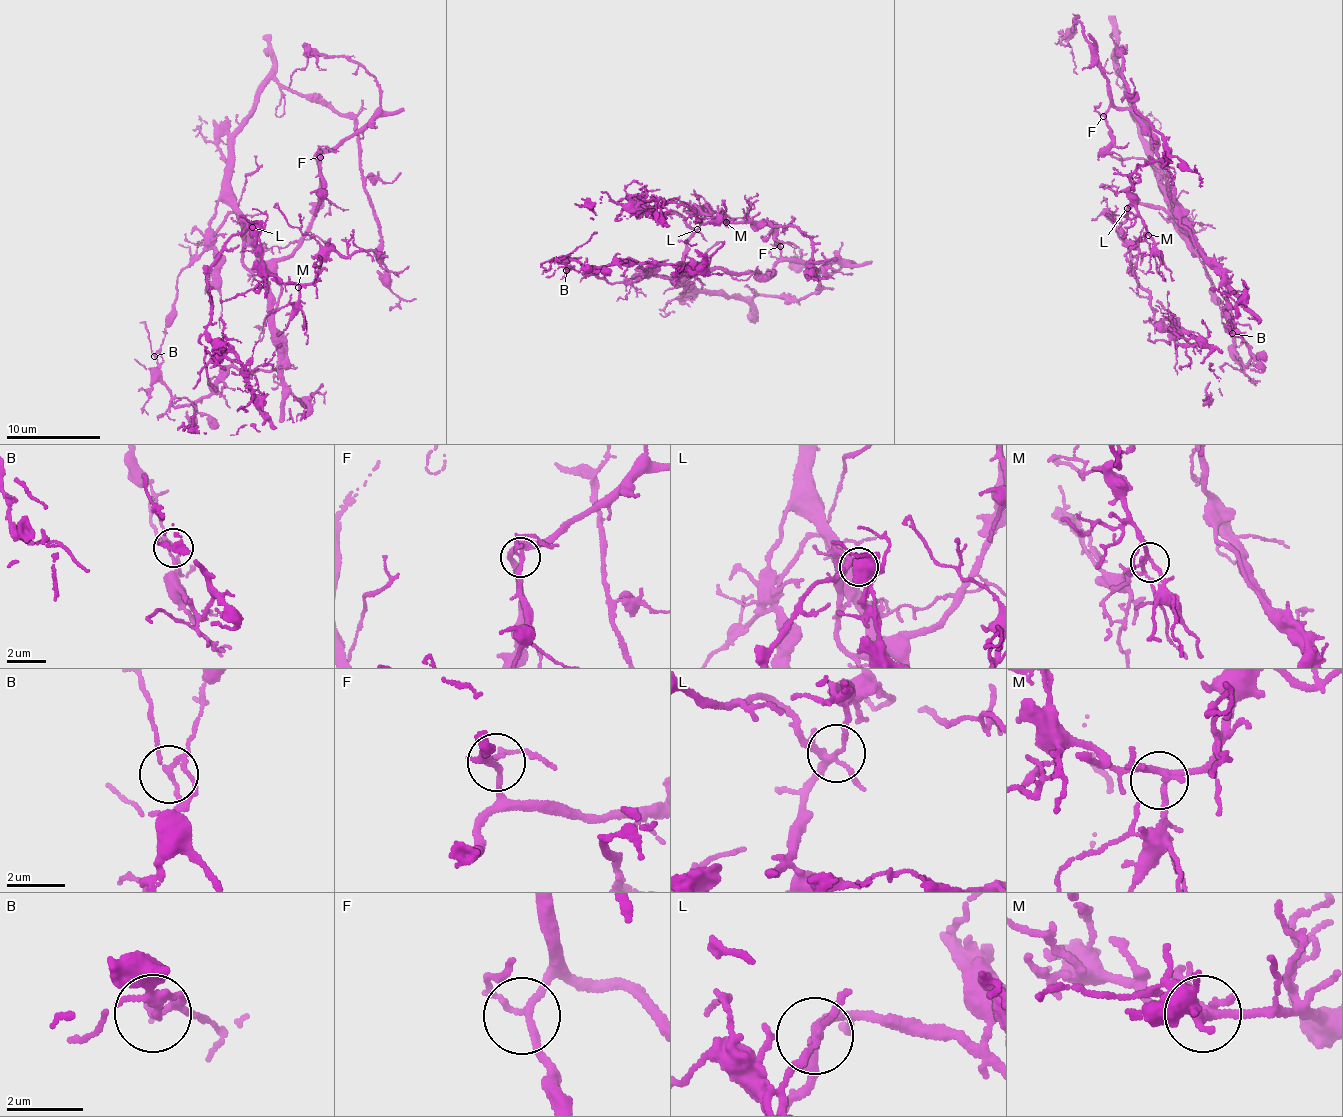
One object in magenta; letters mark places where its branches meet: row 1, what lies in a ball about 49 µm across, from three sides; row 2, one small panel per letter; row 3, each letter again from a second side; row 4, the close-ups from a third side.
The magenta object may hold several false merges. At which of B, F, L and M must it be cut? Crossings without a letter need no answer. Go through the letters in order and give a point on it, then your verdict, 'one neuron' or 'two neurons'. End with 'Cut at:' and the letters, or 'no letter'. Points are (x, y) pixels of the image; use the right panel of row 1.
B: at (1232, 333); two neurons
F: at (1103, 116); one neuron
L: at (1127, 208); two neurons
M: at (1148, 235); one neuron
Cut at: B, L

